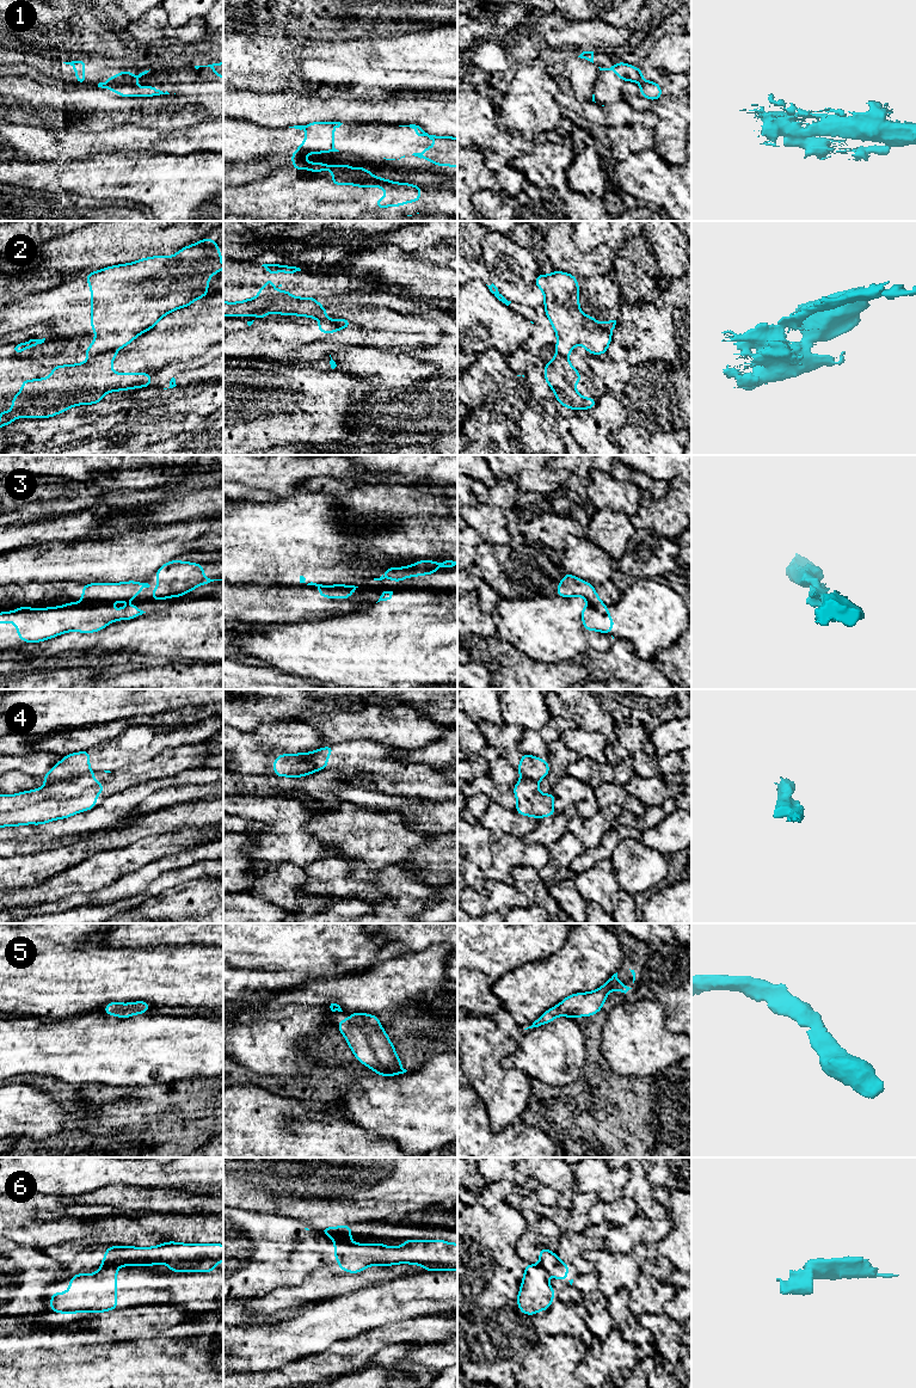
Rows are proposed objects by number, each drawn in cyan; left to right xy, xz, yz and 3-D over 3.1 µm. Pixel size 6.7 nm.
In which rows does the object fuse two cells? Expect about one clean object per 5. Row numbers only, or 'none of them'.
1, 2, 3, 4, 6

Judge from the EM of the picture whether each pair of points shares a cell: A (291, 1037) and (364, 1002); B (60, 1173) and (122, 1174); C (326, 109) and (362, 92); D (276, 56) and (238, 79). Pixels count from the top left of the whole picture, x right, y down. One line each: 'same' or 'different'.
A: same
B: same
C: different
D: same

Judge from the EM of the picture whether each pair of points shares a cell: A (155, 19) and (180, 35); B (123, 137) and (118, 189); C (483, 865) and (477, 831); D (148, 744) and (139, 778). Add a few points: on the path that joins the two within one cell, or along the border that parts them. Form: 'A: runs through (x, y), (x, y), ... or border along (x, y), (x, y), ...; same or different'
A: runs through (161, 24), (165, 24), (174, 32); same
B: border along (129, 151), (109, 152); different
C: runs through (478, 857), (477, 840); same
D: border along (168, 749), (143, 762), (131, 763), (116, 769); different

